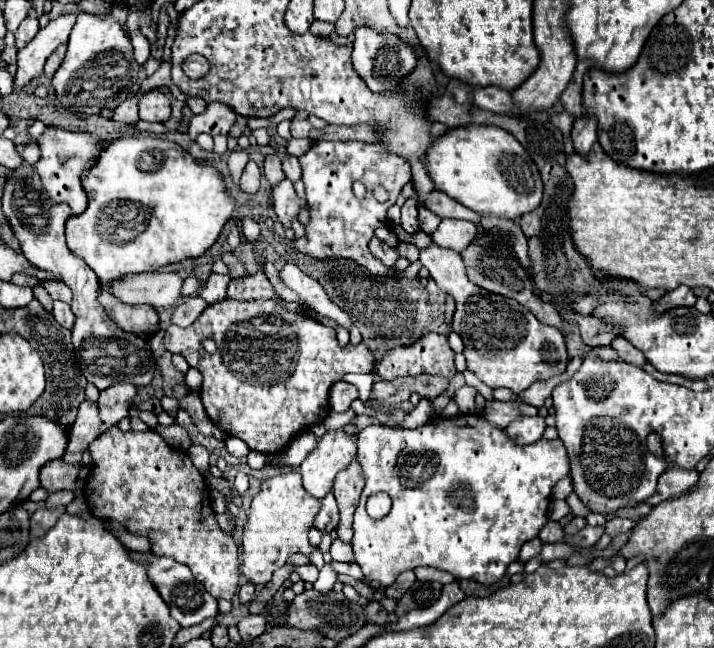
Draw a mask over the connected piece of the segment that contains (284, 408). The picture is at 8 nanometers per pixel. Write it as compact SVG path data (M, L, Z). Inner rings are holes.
M222 300L212 306L206 306L206 310L192 326L168 326L164 336L164 348L172 354L182 354L190 366L202 372L204 380L198 394L202 398L208 418L224 434L244 440L252 450L258 450L262 454L282 452L294 440L294 436L312 430L312 426L324 422L324 418L330 414L328 396L332 384L342 380L342 376L348 372L372 372L376 362L374 352L366 346L364 340L360 344L350 342L346 346L340 346L334 328L316 322L304 312L286 312L274 300ZM206 338L212 338L216 342L218 350L214 354L208 354L204 350L202 342Z

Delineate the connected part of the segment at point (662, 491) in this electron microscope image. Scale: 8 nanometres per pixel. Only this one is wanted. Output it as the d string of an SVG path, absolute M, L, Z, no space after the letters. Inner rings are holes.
M668 464L666 472L658 478L658 490L652 494L652 498L648 500L650 504L660 504L668 498L686 494L688 490L694 488L694 484L698 482L698 472L696 470L682 470L680 466Z

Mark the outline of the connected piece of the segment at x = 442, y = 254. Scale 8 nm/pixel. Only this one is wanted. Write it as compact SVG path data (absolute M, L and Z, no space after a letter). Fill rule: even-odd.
M432 244L430 248L420 250L420 262L430 270L430 276L438 288L456 300L452 330L464 342L468 370L474 372L484 384L490 388L510 388L512 392L520 394L530 384L548 380L550 376L562 374L566 370L568 354L562 332L538 322L530 310L512 298L482 290L470 282L460 254Z

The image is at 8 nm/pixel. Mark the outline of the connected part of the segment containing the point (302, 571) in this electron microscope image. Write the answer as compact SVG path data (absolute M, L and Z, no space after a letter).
M308 564L308 566L296 566L296 572L300 574L300 578L302 578L304 582L310 582L310 584L314 584L316 578L318 578L318 568L316 568L314 564Z

